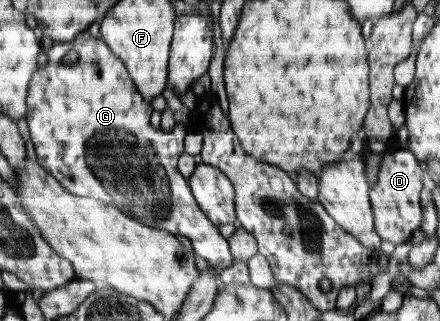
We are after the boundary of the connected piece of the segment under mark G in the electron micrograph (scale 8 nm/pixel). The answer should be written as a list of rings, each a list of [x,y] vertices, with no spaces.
[[[87,30],[77,34],[77,37],[72,42],[53,42],[53,47],[46,54],[48,56],[47,65],[37,68],[36,74],[33,74],[32,82],[29,82],[28,110],[27,116],[25,116],[37,155],[37,161],[40,163],[40,166],[44,167],[46,171],[49,171],[53,177],[59,180],[62,186],[74,195],[101,199],[103,202],[124,211],[129,217],[145,223],[145,226],[159,230],[167,230],[169,234],[181,234],[181,236],[185,236],[185,238],[191,241],[195,254],[200,255],[201,258],[205,258],[208,264],[216,269],[218,273],[225,270],[225,268],[229,268],[229,266],[233,264],[234,258],[232,251],[229,250],[228,239],[225,239],[225,237],[219,233],[219,229],[212,223],[204,211],[200,210],[200,205],[196,201],[196,197],[192,194],[191,184],[189,184],[188,179],[180,173],[179,160],[181,153],[184,152],[183,139],[187,134],[187,130],[183,127],[183,124],[176,122],[171,132],[165,132],[157,126],[151,126],[151,122],[149,122],[149,118],[152,118],[151,112],[153,112],[151,104],[147,104],[147,102],[141,98],[139,90],[137,90],[135,84],[133,84],[132,75],[127,74],[127,67],[124,65],[124,62],[115,54],[112,54],[107,44],[102,40],[100,33],[95,37]]]

